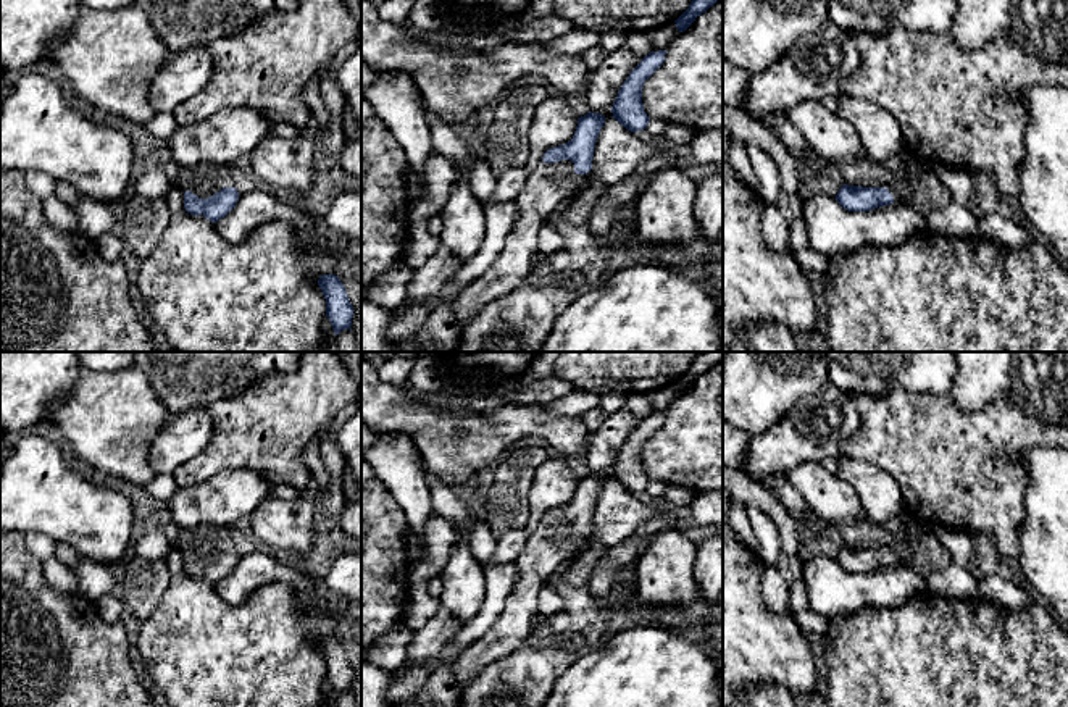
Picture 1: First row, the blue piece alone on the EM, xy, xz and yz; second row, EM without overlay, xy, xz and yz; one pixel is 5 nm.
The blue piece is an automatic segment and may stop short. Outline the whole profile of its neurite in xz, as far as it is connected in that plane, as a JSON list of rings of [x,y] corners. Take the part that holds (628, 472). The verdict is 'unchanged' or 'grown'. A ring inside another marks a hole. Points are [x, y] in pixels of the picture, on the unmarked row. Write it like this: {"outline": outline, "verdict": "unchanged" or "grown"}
{"outline": [[[666,412],[650,413],[629,434],[613,463],[613,479],[631,494],[647,491],[650,479],[644,473],[644,444],[663,426]]], "verdict": "unchanged"}

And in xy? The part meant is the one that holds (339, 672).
{"outline": [[[323,636],[318,647],[326,660],[326,678],[329,680],[334,696],[344,691],[352,692],[353,668],[348,662],[342,642],[336,636]]], "verdict": "unchanged"}

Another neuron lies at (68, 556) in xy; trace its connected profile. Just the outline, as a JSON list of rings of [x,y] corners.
[[[56,542],[55,558],[60,560],[68,568],[74,570],[79,563],[79,552],[66,542]]]

